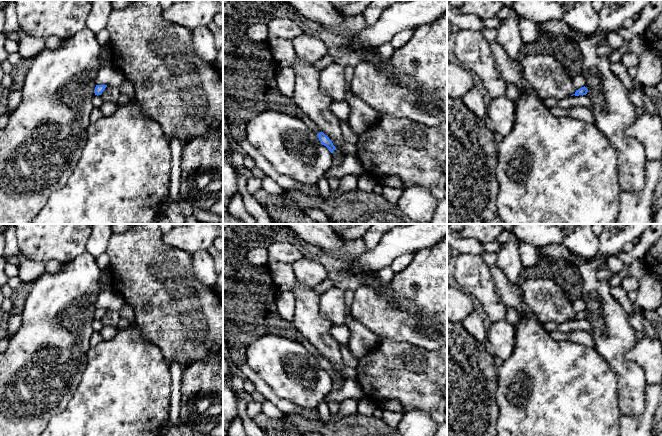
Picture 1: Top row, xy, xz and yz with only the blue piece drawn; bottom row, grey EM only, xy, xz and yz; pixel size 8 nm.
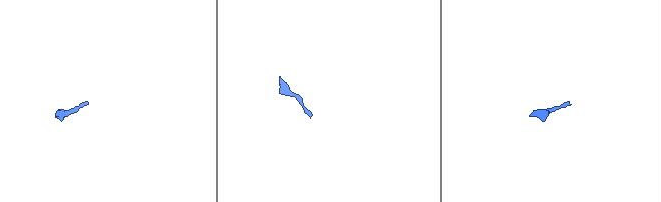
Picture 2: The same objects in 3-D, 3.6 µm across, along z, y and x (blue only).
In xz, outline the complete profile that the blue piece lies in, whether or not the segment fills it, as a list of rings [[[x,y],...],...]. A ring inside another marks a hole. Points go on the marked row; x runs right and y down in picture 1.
[[[323,132],[317,134],[322,145],[326,146],[332,153],[333,164],[332,166],[339,166],[343,162],[343,157],[341,153],[333,145],[332,141]]]

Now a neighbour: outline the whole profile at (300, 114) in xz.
[[[293,101],[293,103],[294,103],[295,107],[296,107],[296,116],[297,116],[299,119],[301,119],[301,120],[307,125],[307,127],[308,127],[310,130],[314,131],[316,134],[322,132],[322,131],[320,130],[320,128],[317,126],[317,124],[316,124],[314,121],[312,121],[312,120],[300,109],[300,107],[298,107],[298,106],[295,104],[294,101]]]

